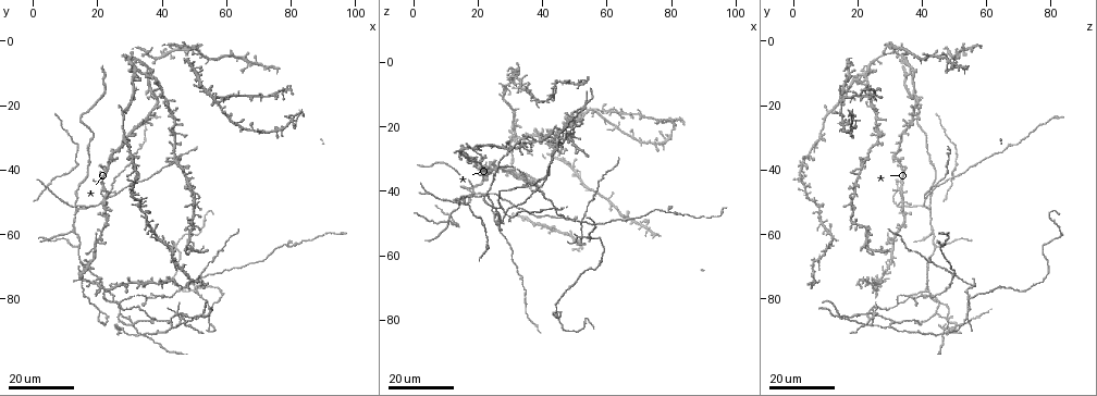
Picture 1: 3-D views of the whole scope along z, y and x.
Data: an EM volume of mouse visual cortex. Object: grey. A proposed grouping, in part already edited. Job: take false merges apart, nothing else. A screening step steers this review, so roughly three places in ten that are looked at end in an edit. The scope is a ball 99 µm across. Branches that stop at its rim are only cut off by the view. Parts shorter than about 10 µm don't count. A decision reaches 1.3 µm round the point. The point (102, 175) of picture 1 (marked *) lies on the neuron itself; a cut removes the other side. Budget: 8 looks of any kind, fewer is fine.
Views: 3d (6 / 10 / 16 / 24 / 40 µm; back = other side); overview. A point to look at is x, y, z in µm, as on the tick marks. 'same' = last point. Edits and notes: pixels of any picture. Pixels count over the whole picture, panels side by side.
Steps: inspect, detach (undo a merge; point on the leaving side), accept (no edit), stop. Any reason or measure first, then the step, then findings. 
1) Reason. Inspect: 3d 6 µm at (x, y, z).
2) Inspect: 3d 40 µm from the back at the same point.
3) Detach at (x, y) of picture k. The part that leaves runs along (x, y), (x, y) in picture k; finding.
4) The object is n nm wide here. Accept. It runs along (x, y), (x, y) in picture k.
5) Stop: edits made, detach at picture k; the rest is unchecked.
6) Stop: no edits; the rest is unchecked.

Thin arm on a thick one. Inspect: 3d 16 µm at (13, 59, 43).

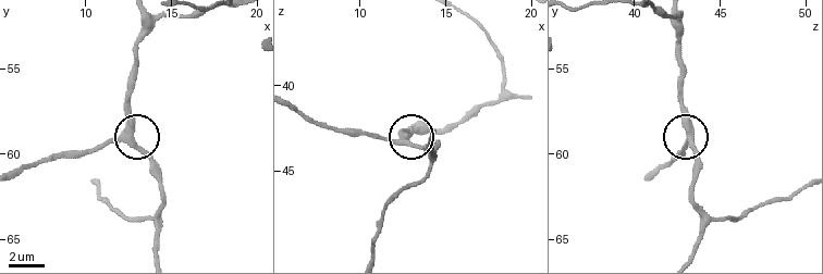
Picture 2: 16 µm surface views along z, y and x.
Inspect: 3d 10 µm at (12.3, 59.2, 43.3).

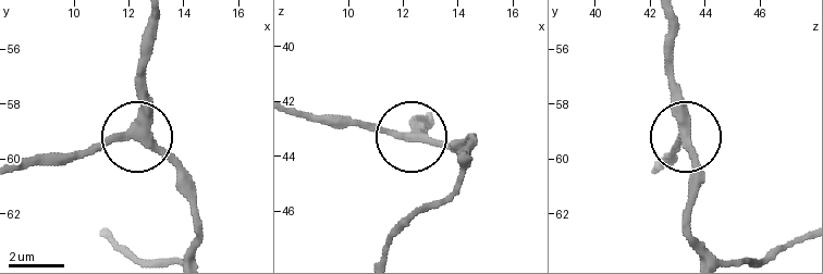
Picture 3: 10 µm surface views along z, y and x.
Accept. It runs along (154, 19), (145, 132), (76, 152), (51, 152) in picture 3; continuous, no second neuron.

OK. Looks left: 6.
Branch point. Inspect: 3d 16 µm at (22, 78, 41).

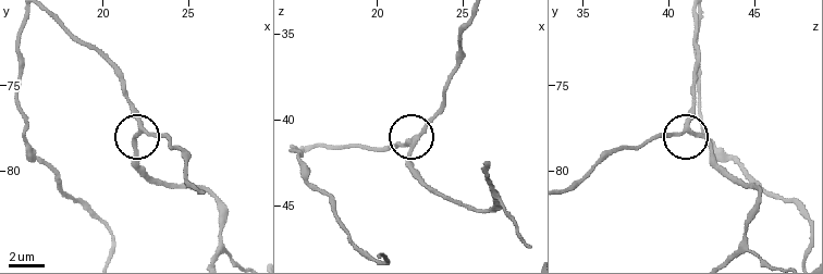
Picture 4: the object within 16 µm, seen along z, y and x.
Inspect: 3d 10 µm at (22.4, 77.5, 41.1).

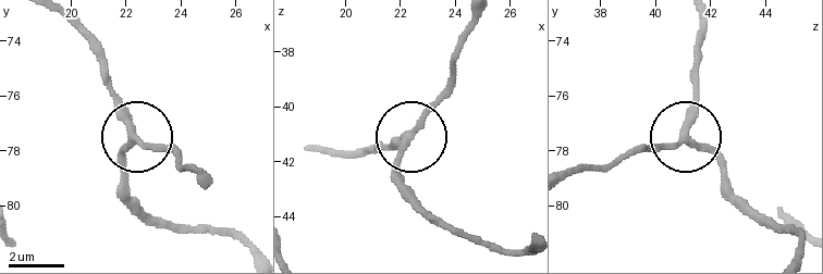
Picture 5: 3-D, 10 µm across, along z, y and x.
Accept. It runs along (66, 23), (99, 64), (123, 121), (144, 139), (176, 147) in picture 5; one neuron here.

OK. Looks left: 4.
Looks like a crossing. Inspect: 3d 16 µm at (45, 85, 24).

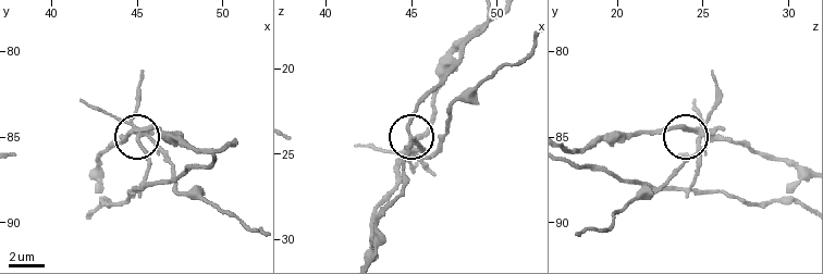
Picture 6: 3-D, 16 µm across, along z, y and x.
Closer look. Inspect: 3d 6 µm at (44.9, 85.1, 24.8).

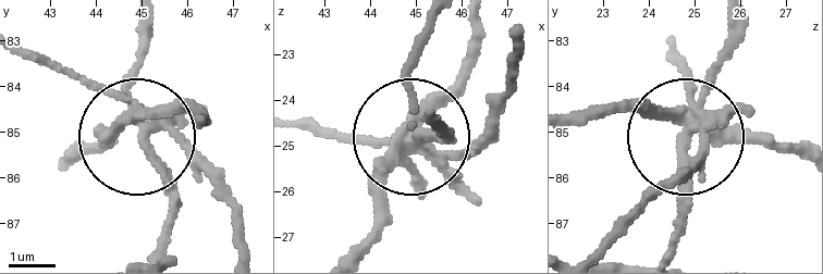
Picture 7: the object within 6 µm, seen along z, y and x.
The side arm is 14 µm long. Detach at (462, 194) of picture 7. The part that leaves runs along (695, 117), (675, 254) in picture 7; a second neuron is stuck on.

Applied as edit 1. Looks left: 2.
Stop: edits made, detach at picture 7; the rest is unchecked.

